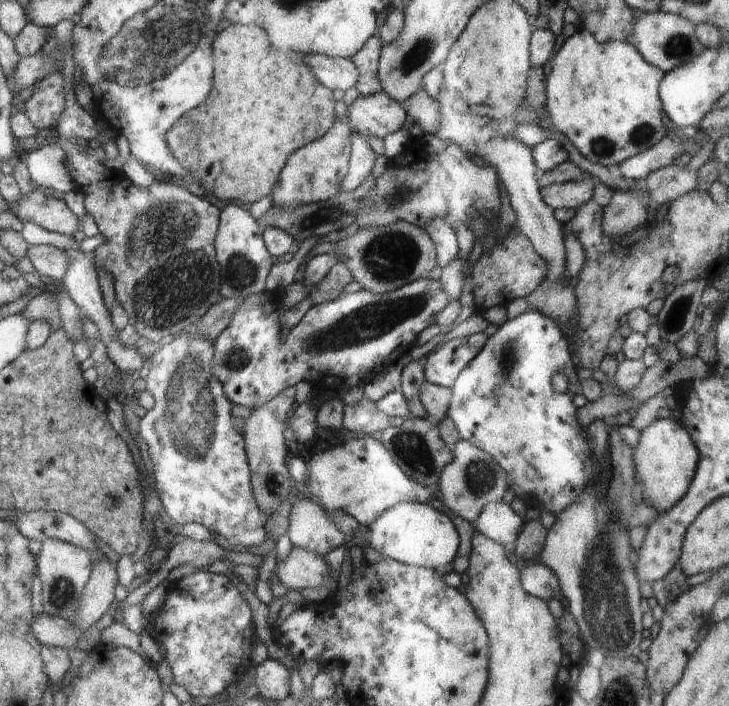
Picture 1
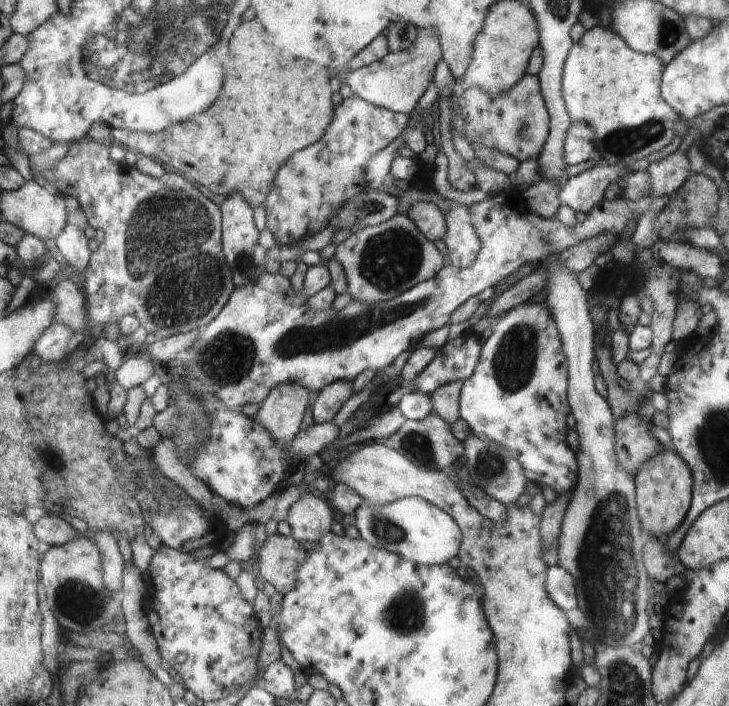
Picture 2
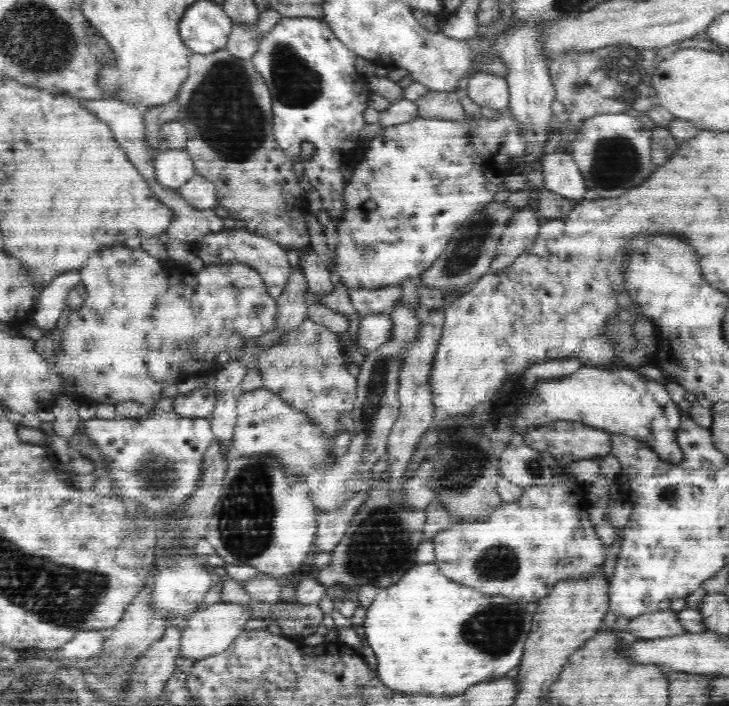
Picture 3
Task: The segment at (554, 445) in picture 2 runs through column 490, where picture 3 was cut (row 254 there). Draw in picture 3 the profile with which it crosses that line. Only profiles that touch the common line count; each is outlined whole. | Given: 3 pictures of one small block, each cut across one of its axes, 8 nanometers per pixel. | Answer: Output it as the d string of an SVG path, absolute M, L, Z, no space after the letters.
M504 108L498 111L495 118L472 118L472 115L464 117L462 120L444 120L439 118L415 118L412 122L397 124L396 126L383 127L383 129L372 140L369 141L369 147L365 155L355 162L355 167L349 174L349 181L344 192L346 199L346 212L344 212L343 220L337 226L337 245L334 248L335 256L332 258L334 262L334 270L332 276L340 278L338 284L344 284L348 292L350 290L376 290L376 288L384 288L384 286L401 286L406 278L418 279L420 274L430 268L440 255L444 252L452 234L460 228L460 224L464 224L470 216L478 208L482 208L484 204L492 202L496 192L500 190L503 184L503 177L512 174L513 166L511 163L520 156L525 156L524 139L522 139L522 131L512 120L510 109Z

